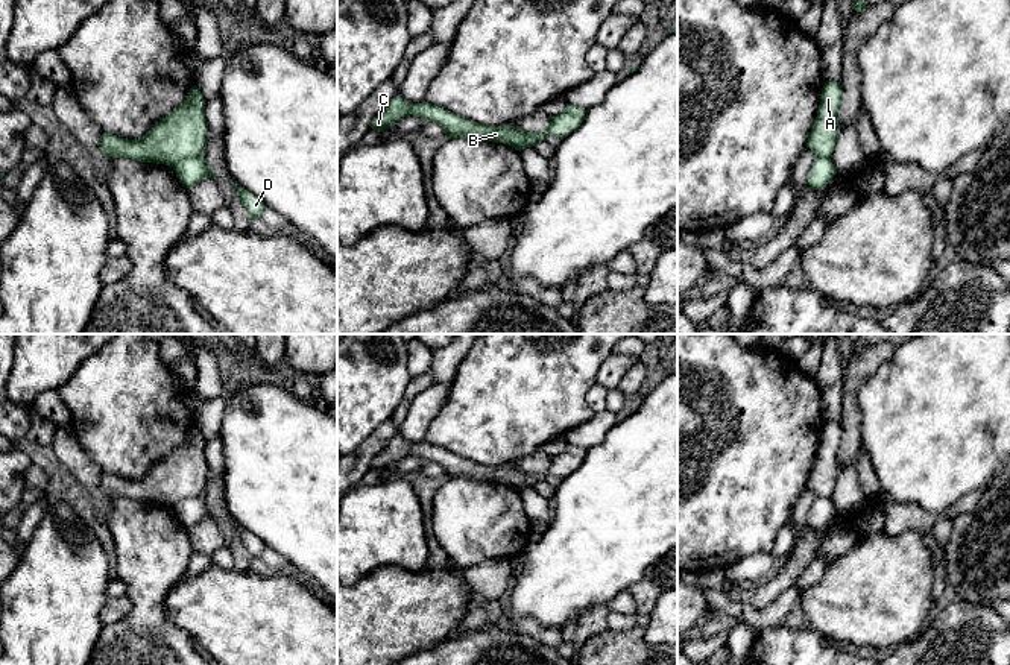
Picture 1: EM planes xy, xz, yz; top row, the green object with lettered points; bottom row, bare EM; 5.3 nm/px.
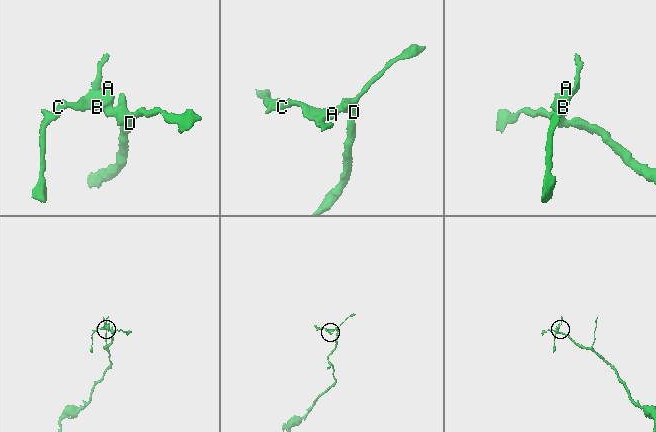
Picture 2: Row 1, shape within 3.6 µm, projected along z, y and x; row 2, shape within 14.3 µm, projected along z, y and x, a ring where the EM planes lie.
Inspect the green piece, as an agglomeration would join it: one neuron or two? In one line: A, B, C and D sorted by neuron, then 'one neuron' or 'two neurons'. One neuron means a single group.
groups A B C / D; two neurons

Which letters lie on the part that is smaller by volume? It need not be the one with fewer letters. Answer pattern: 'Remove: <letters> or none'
Remove: A, B, C

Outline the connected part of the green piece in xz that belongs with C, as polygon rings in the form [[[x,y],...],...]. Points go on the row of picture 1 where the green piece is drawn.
[[[399,94],[395,96],[372,120],[371,128],[375,131],[387,131],[395,121],[404,117],[416,115],[427,121],[434,121],[445,129],[447,138],[471,138],[477,141],[494,141],[503,143],[522,150],[526,147],[533,147],[529,143],[529,132],[516,129],[509,124],[501,124],[498,128],[484,126],[454,112],[434,106],[431,103],[409,103]]]

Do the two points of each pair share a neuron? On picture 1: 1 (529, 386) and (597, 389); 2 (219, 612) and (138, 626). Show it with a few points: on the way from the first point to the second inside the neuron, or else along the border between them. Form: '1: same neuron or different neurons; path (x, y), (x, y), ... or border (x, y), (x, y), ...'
1: different neurons; border (596, 381), (587, 397), (593, 412)
2: different neurons; border (172, 586), (164, 601), (164, 614), (196, 644)

